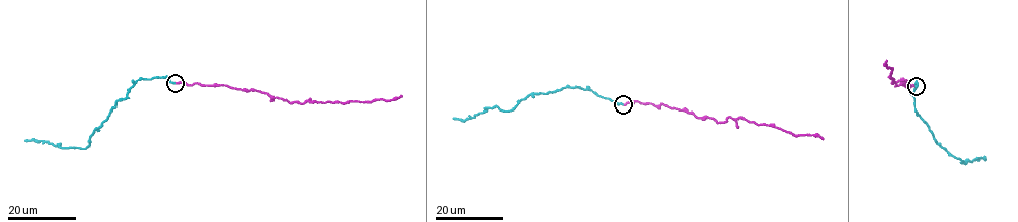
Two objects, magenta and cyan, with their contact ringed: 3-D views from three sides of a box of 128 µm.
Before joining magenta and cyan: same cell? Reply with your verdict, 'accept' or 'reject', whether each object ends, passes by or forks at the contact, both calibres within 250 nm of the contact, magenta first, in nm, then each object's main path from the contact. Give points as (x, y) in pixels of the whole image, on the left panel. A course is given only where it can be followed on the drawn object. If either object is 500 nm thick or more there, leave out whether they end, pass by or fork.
accept; magenta ends there; cyan ends there; 200 nm thick on the magenta side, 170 nm on the other; magenta runs (175, 82), (258, 90), (289, 103), (370, 102), (396, 99), (401, 96); cyan runs (174, 82), (167, 77), (136, 80), (94, 129), (85, 148), (24, 140)

